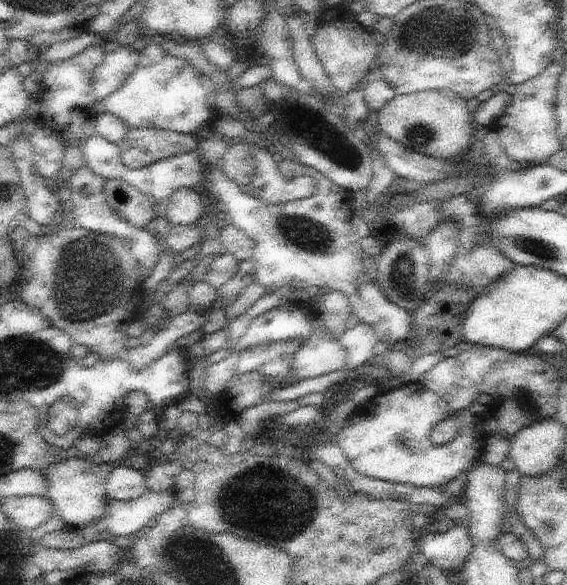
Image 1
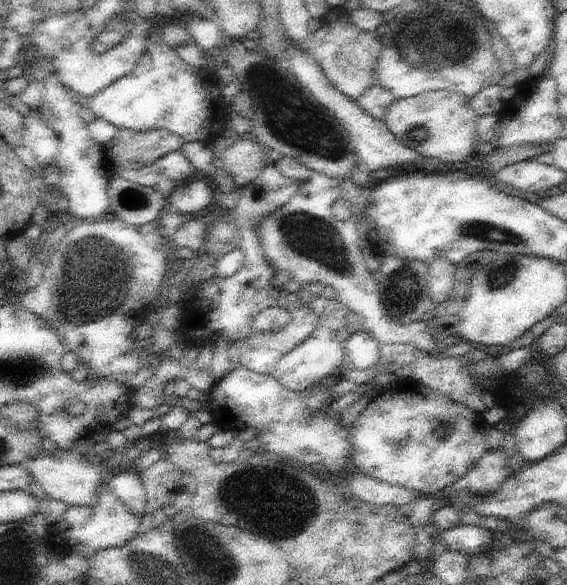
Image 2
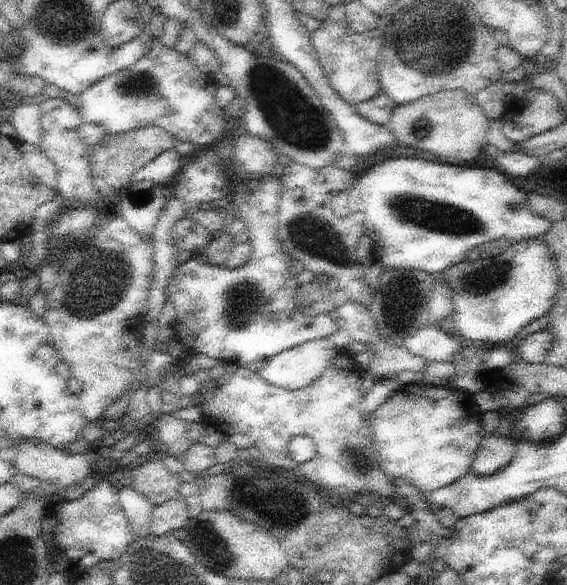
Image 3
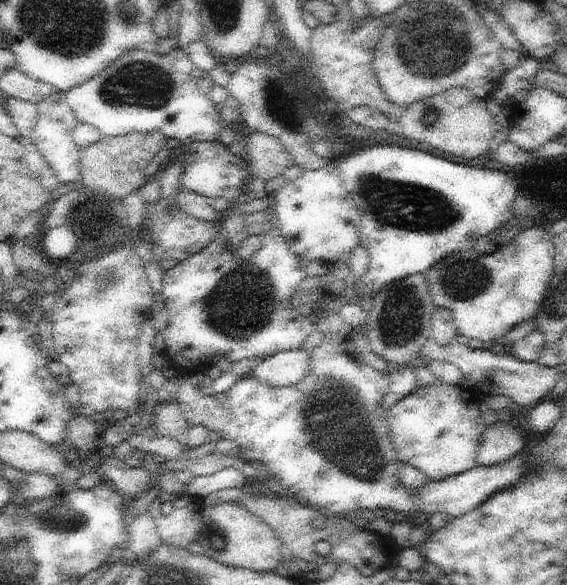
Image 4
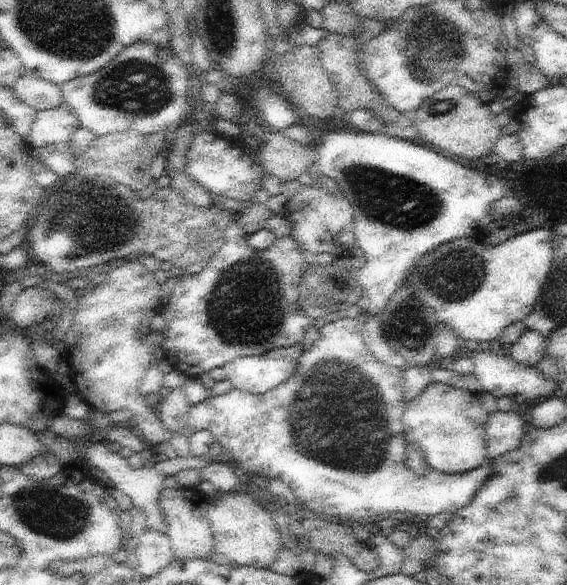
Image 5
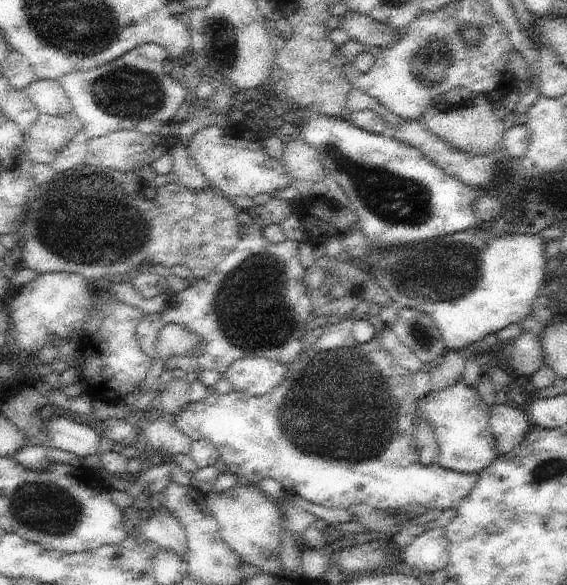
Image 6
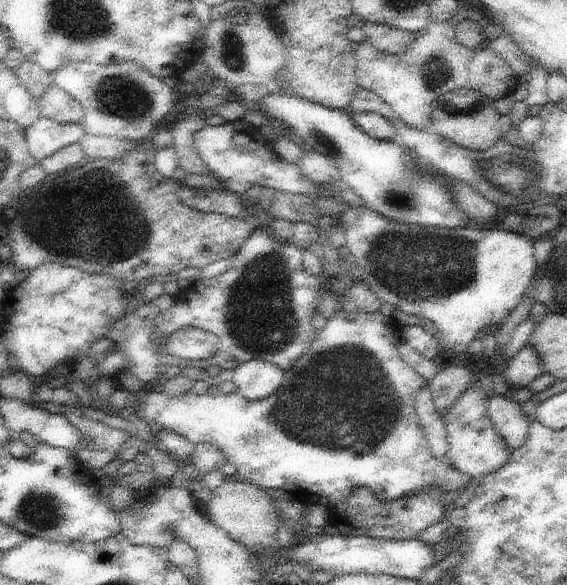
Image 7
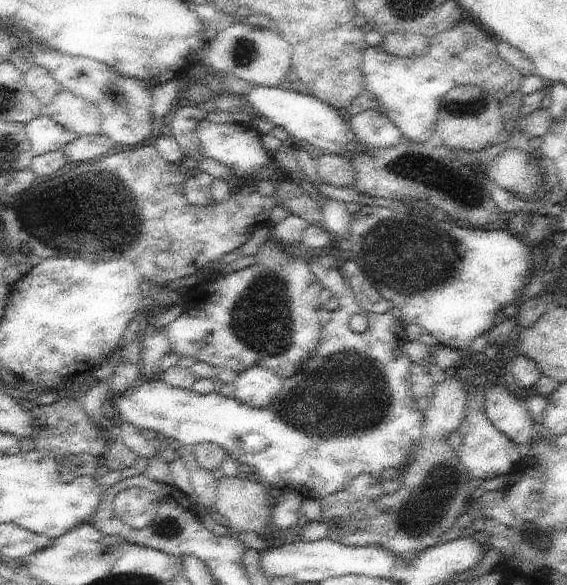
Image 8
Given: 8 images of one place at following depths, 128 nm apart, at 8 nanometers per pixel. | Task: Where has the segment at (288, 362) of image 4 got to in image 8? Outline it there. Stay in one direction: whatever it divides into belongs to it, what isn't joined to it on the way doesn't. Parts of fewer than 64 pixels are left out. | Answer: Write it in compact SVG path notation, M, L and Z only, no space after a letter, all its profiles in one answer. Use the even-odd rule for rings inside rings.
M254 365L238 374L234 381L234 396L257 409L273 405L283 385L283 378L266 367Z

